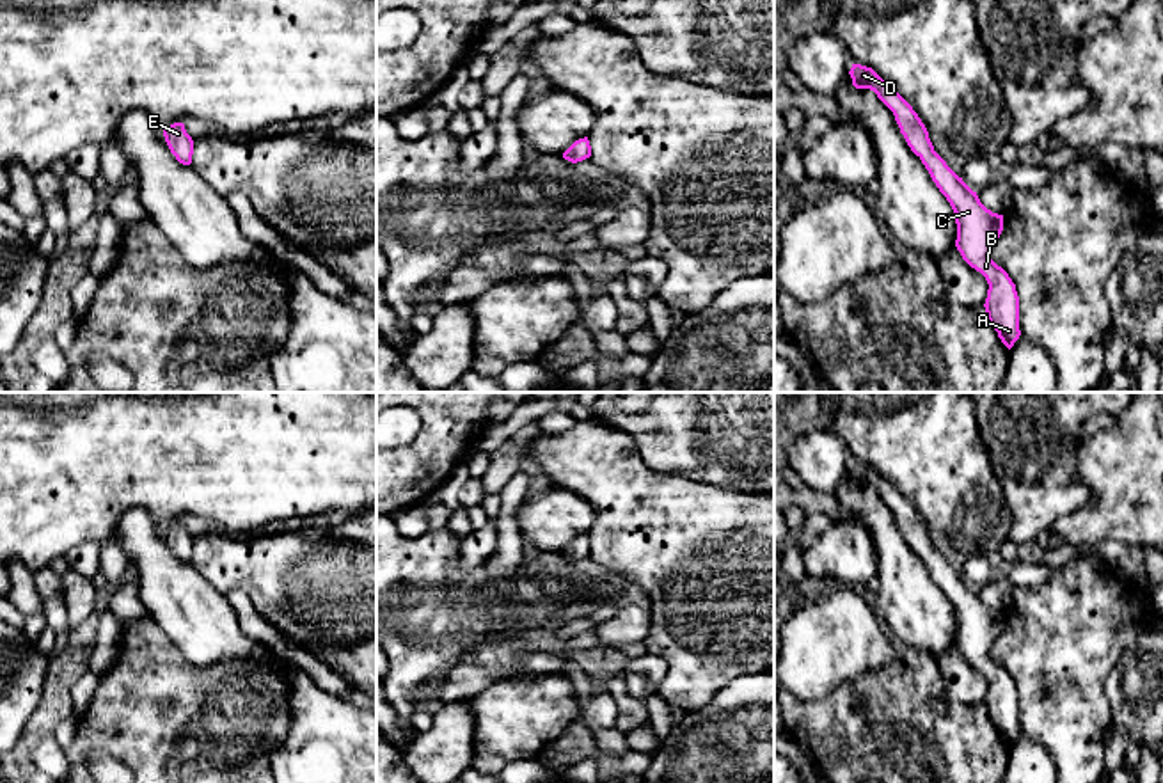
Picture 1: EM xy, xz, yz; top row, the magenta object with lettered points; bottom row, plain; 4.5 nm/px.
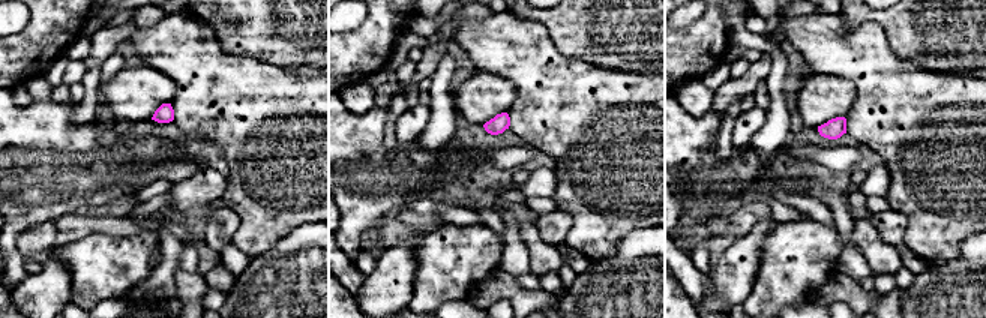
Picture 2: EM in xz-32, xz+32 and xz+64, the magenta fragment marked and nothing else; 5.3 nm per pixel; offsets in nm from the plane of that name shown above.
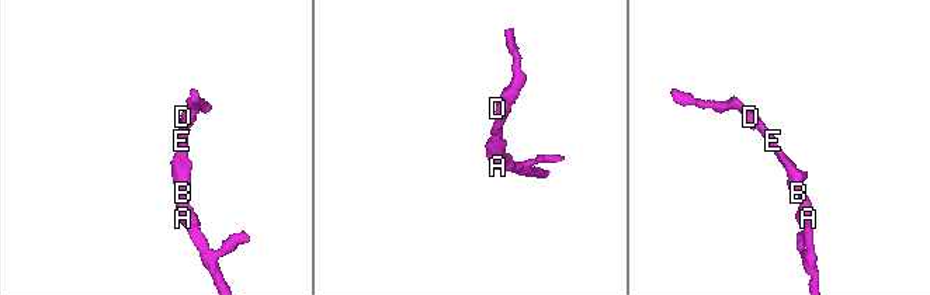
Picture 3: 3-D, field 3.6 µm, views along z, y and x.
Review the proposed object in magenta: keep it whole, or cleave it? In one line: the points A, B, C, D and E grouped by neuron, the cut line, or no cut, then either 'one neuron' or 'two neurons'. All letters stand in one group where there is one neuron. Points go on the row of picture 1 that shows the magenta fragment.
A B C D E; no cut; one neuron

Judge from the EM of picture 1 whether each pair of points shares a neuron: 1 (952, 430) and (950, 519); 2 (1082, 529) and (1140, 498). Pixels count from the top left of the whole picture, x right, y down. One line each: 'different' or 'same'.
1: same
2: same

